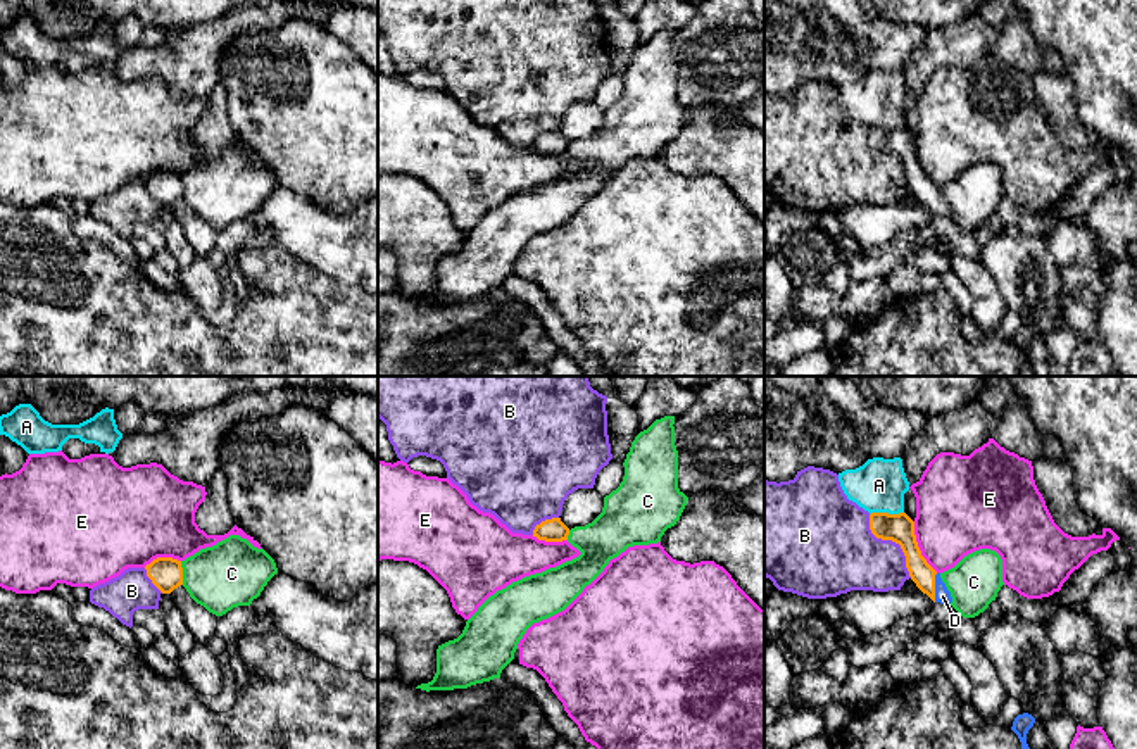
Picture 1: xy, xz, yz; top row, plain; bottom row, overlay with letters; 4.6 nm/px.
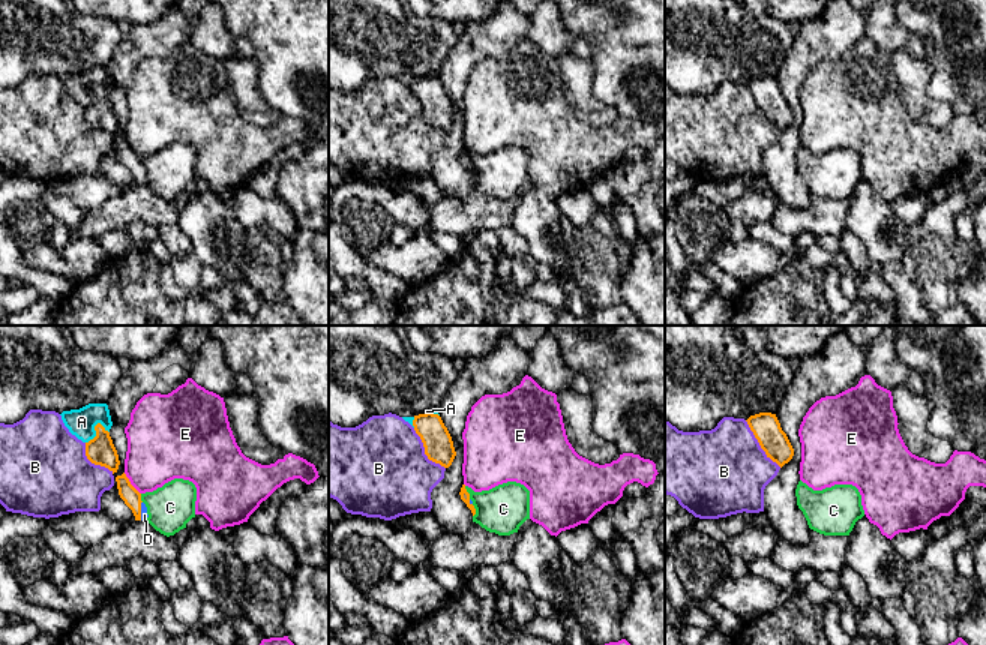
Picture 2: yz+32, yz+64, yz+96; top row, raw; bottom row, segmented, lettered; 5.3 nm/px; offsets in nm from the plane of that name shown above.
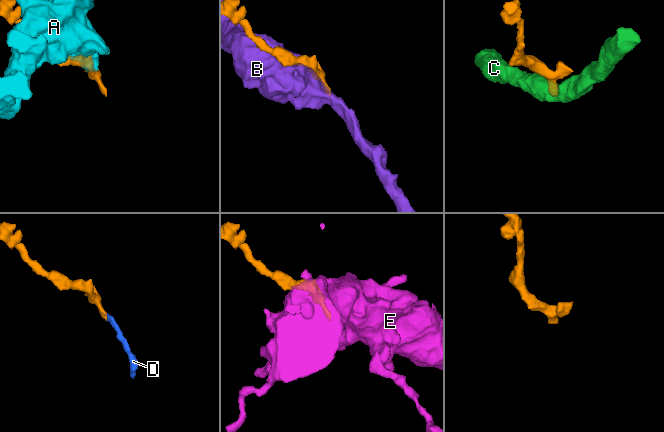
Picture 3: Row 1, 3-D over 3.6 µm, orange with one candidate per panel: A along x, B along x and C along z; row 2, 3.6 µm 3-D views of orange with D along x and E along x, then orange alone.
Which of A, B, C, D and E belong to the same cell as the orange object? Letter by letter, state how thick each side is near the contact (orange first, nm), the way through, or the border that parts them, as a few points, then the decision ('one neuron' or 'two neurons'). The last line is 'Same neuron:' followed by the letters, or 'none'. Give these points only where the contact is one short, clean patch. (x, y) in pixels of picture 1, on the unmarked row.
A: 140/240 nm | two neurons
B: 140/340 nm | two neurons
C: 160/320 nm | along xy (180, 175), (183, 197) | two neurons
D: 110/70 nm | one neuron
E: 140/400 nm | two neurons
Same neuron: D

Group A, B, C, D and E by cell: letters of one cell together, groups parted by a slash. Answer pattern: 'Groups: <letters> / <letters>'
Groups: A / B / C / D / E

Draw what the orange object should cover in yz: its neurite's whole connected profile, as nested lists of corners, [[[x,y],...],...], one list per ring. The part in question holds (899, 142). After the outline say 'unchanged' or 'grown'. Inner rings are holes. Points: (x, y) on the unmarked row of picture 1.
[[[871,126],[870,143],[876,152],[892,154],[901,159],[909,190],[923,207],[933,216],[951,219],[951,205],[942,195],[940,186],[937,186],[921,169],[914,148],[914,135],[906,126]]] | grown

